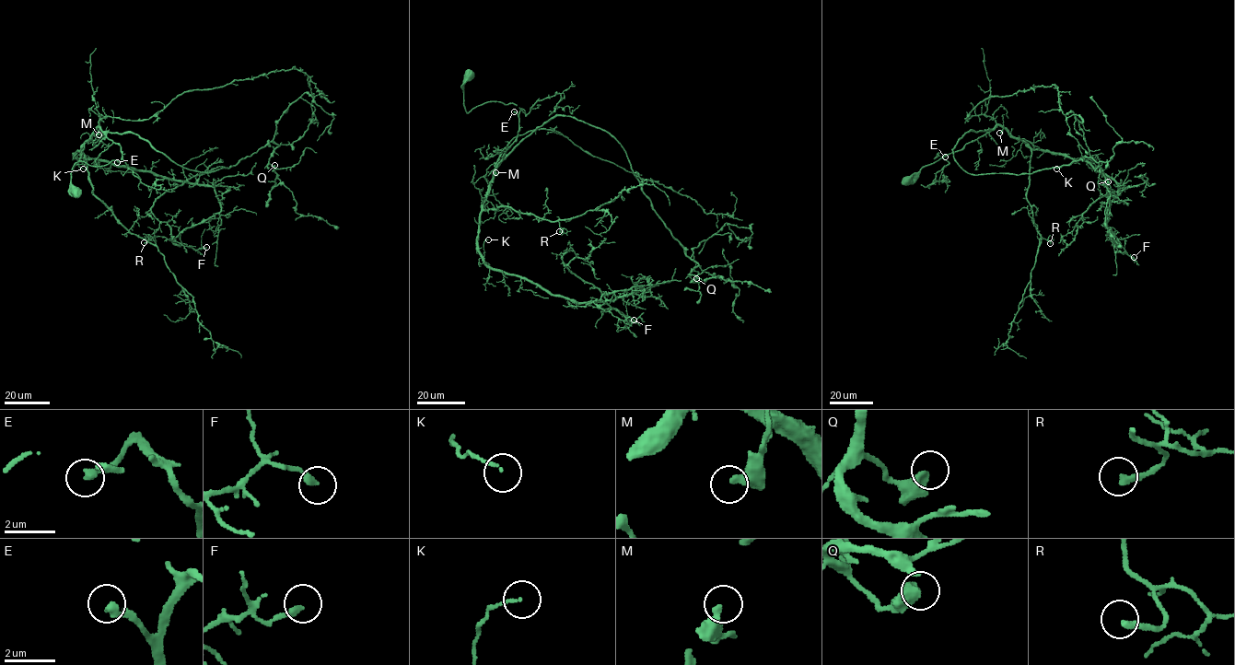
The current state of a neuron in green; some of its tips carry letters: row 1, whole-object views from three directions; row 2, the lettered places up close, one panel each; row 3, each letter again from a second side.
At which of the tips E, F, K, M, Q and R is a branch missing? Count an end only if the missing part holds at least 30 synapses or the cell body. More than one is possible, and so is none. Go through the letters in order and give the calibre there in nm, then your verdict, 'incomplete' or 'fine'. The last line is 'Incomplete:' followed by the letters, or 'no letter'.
E: calibre 300 nm; incomplete
F: calibre 260 nm; fine
K: calibre 110 nm; fine
M: calibre 360 nm; fine
Q: calibre 480 nm; fine
R: calibre 280 nm; fine
Incomplete: E

